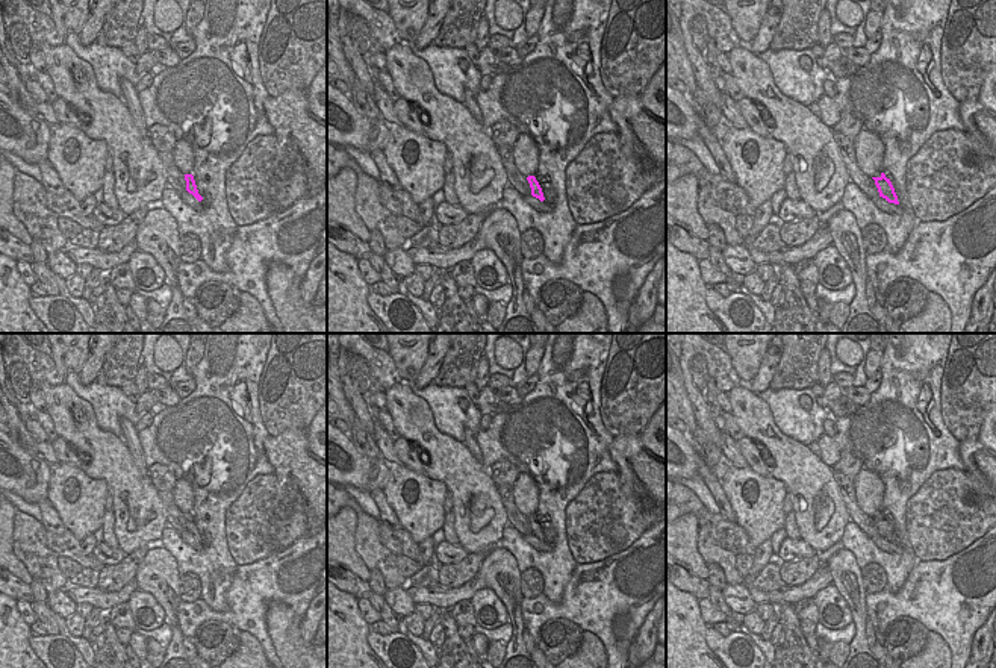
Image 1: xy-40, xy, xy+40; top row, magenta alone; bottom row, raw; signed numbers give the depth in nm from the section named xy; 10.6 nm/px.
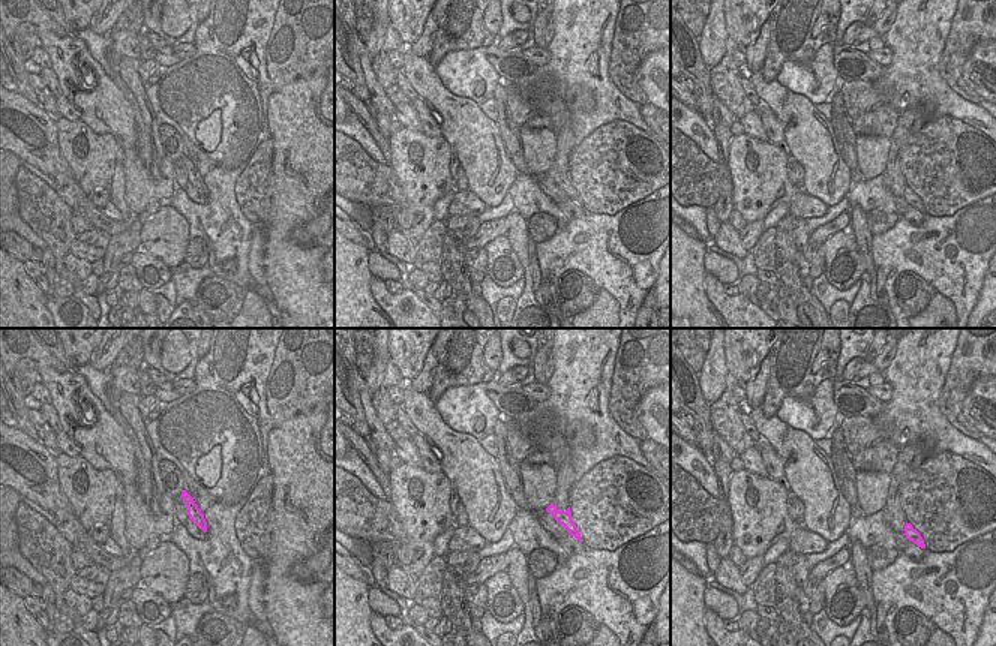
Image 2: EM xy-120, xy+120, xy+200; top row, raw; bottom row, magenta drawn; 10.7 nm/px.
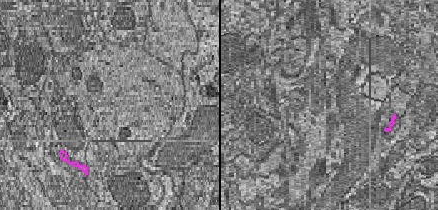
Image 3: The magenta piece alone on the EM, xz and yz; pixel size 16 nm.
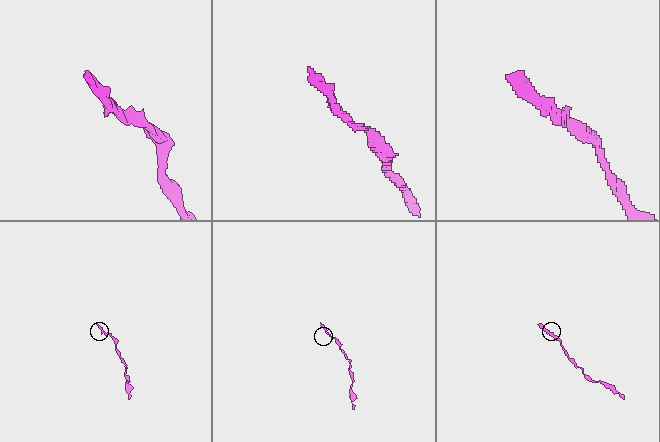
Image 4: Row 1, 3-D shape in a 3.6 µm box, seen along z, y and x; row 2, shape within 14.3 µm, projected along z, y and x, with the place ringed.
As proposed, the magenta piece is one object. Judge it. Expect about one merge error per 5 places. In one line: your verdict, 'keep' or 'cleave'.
keep

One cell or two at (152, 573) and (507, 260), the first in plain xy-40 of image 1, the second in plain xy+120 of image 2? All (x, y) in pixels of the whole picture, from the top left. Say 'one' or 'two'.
two

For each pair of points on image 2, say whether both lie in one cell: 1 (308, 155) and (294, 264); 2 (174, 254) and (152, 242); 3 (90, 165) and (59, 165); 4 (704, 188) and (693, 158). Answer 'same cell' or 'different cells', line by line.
1: same cell
2: same cell
3: different cells
4: same cell

